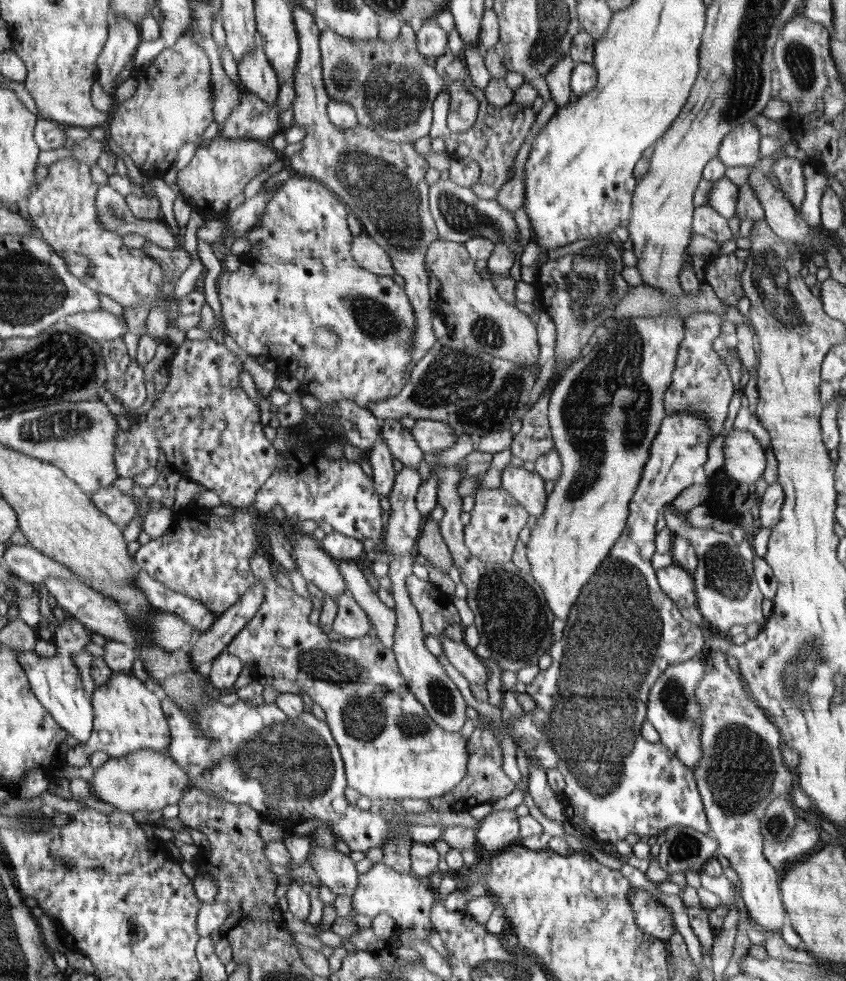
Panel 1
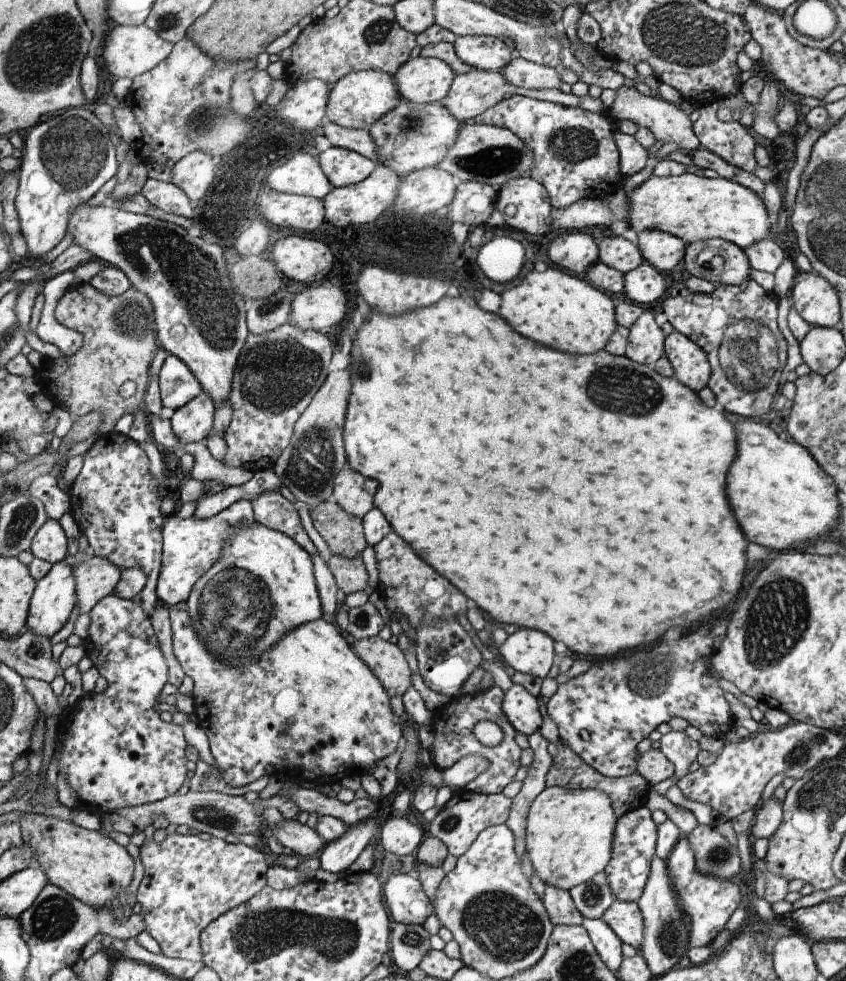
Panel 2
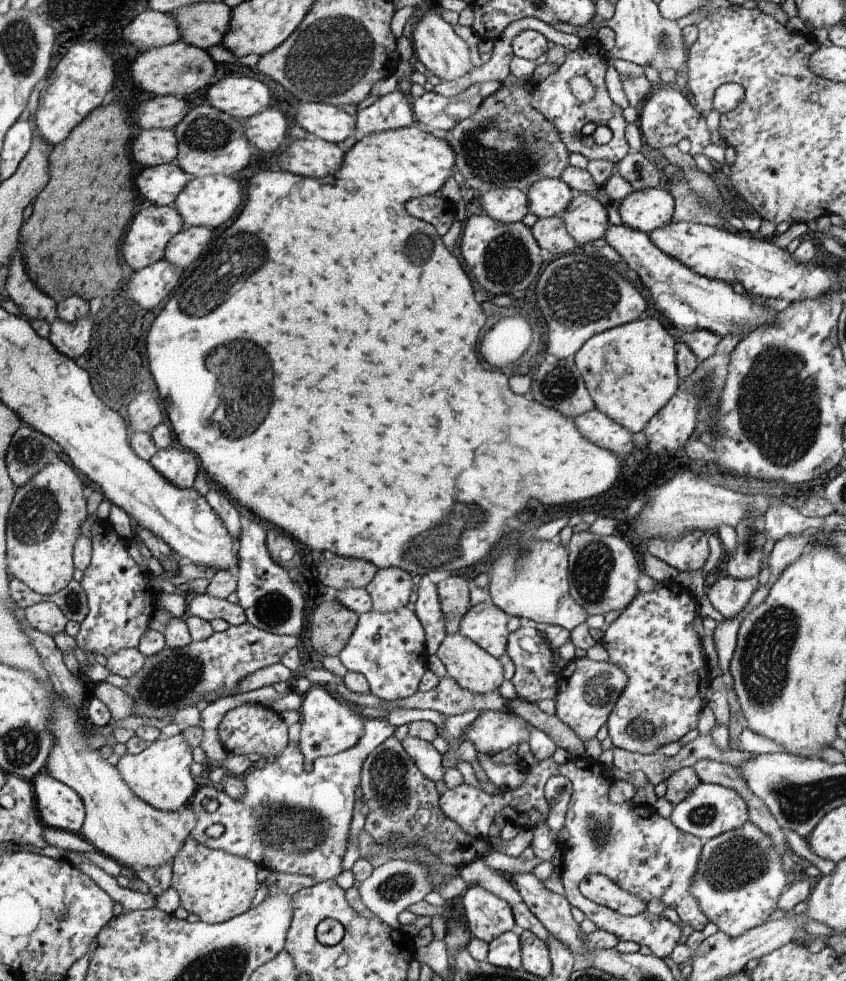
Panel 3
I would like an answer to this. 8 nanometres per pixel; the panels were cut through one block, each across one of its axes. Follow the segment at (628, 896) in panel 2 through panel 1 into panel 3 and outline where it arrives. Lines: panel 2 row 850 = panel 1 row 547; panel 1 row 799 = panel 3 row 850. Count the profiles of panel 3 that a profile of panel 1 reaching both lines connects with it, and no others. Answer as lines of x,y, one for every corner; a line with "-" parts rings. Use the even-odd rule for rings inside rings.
552,756
544,758
539,764
532,767
525,767
526,782
522,786
518,786
516,790
494,790
492,793
485,790
478,790
468,786
466,782
462,782
455,788
448,789
439,797
440,810
446,818
454,820
458,826
465,830
474,838
488,838
488,831
496,816
500,814
508,822
522,829
532,829
542,822
546,822
550,807
546,802
545,784
552,776
562,775
568,778
572,783
572,794
568,810
566,811
565,826
568,830
569,838
566,849
562,850
562,865
559,876
565,890
565,896
571,906
576,906
584,912
585,918
592,920
596,927
600,930
609,932
612,937
616,937
618,941
632,941
638,946
647,946
652,950
652,955
664,959
672,954
672,950
676,948
680,936
682,936
682,926
690,926
694,930
703,930
708,924
709,918
702,910
698,900
694,898
692,892
695,884
695,877
701,862
701,852
704,848
704,842
694,836
680,830
669,818
659,815
652,805
638,805
631,800
620,804
612,804
608,798
610,792
610,778
606,776
606,770
598,764
598,760
594,764
590,760
584,760
584,757
569,758
563,764
558,764
-
590,874
606,874
608,878
612,878
620,887
624,887
630,894
638,894
638,898
642,898
646,903
652,898
662,900
662,904
667,906
667,913
656,915
650,911
638,914
638,916
628,917
600,905
592,900
588,900
580,890
581,882
589,877

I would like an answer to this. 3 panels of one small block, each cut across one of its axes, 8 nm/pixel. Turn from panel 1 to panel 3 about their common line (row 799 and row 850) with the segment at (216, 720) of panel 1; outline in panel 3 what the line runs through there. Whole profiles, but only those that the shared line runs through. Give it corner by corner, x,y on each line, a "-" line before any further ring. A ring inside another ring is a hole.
367,719
365,734
362,740
352,748
327,757
306,760
298,744
286,746
284,753
275,756
272,762
267,762
262,768
252,768
243,777
245,785
244,796
233,799
223,790
218,792
213,786
202,787
196,794
190,806
197,812
197,828
189,836
212,849
226,850
230,854
244,856
256,862
258,866
279,873
298,874
312,878
316,883
326,880
336,880
342,874
342,858
348,844
348,830
352,822
354,808
354,790
360,784
360,766
364,766
366,758
374,748
392,737
397,727
390,725
387,719
-
204,798
214,798
218,809
208,812
202,805
-
212,824
222,824
224,832
219,838
206,835
206,829

